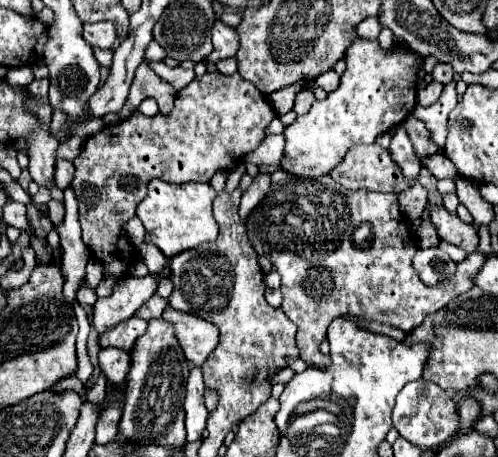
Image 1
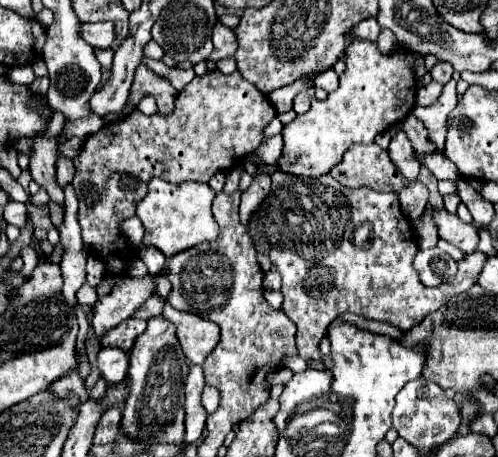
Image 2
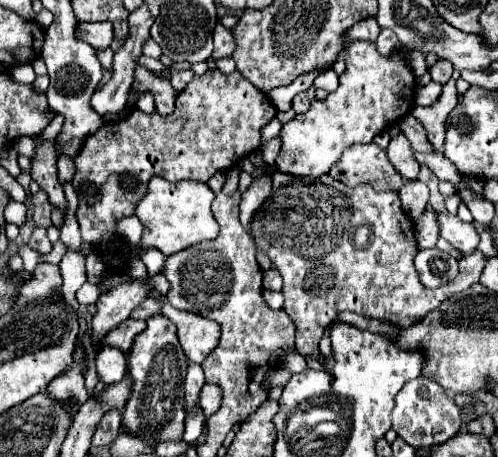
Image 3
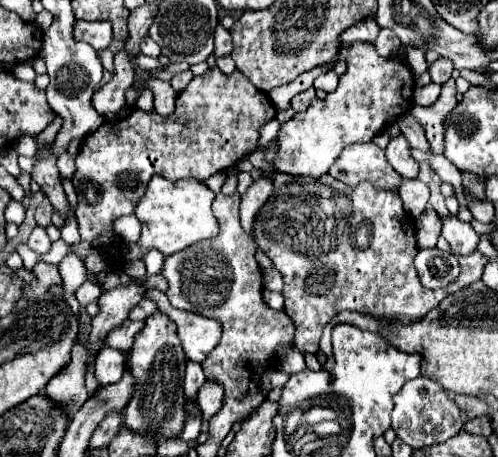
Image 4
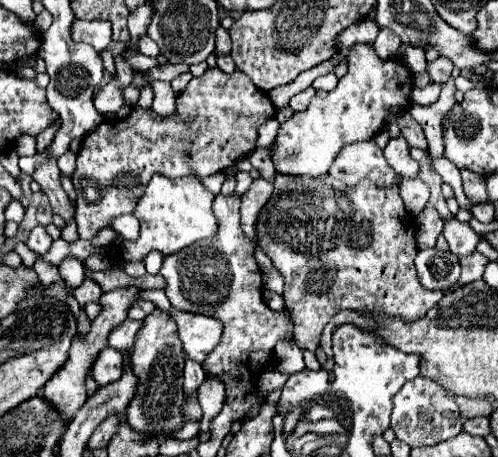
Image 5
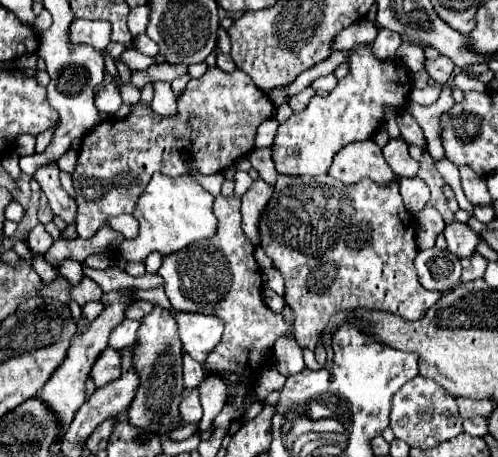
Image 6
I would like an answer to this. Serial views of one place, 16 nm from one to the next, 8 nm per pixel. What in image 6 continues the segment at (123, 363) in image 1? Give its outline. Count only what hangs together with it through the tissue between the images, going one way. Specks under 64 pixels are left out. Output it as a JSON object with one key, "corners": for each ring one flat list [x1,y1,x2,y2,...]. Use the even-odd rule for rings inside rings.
{"corners":[[106,348,98,360,94,362,92,366,92,372,90,372,90,380,94,382,96,388,102,388,104,384,116,380,120,376,120,352,112,350,112,348]]}

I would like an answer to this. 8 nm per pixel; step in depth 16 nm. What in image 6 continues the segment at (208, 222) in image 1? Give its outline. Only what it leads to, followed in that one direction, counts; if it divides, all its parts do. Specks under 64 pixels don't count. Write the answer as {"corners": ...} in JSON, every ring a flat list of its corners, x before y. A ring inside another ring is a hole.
{"corners":[[156,172,132,212,132,216,140,224,138,236,134,240,122,240,122,244,118,246,122,258,128,262,144,262,150,252,160,252,162,256,168,256,196,240,212,238,216,234,216,216,212,214,212,202,214,196,206,192,194,178,168,178]]}

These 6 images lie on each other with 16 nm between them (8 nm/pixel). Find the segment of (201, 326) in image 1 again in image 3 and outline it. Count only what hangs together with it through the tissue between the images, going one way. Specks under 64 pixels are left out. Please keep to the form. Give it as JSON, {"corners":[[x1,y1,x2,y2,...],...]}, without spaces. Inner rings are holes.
{"corners":[[152,290,150,298,158,300,162,306,162,312,178,326,178,338,188,360,202,364,204,358,216,348,220,340,220,324,204,316,172,308,168,298,162,296,158,290]]}

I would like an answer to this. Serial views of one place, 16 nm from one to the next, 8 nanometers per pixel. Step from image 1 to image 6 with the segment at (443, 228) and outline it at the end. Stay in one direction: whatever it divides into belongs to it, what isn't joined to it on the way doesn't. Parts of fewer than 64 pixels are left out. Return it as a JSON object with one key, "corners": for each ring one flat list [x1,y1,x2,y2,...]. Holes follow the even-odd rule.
{"corners":[[452,222,448,228,444,228,444,238,448,244,448,252,456,254,458,258,472,256,480,242,478,234,472,232,468,224,460,224,460,222]]}

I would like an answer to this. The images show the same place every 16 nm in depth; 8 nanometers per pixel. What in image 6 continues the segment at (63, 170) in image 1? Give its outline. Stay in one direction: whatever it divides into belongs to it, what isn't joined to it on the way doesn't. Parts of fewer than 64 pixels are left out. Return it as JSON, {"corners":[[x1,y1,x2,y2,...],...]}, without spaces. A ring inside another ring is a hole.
{"corners":[[68,148,68,152,58,160,58,168,64,172,74,172,76,158,78,158,78,152,74,148]]}

